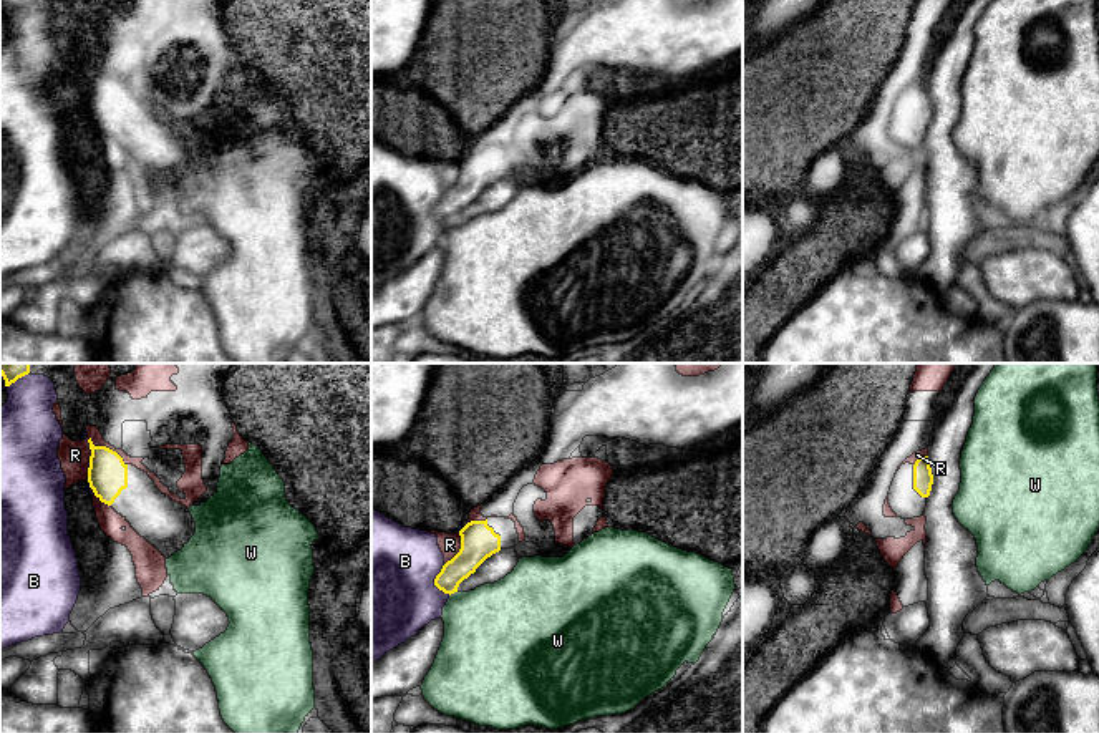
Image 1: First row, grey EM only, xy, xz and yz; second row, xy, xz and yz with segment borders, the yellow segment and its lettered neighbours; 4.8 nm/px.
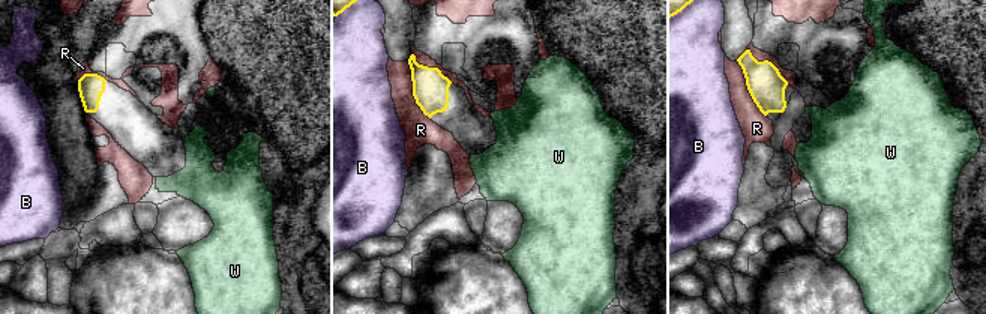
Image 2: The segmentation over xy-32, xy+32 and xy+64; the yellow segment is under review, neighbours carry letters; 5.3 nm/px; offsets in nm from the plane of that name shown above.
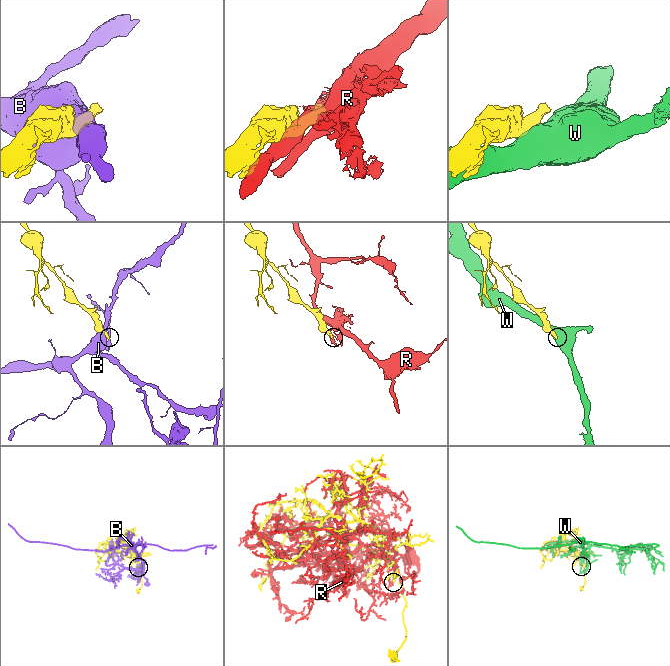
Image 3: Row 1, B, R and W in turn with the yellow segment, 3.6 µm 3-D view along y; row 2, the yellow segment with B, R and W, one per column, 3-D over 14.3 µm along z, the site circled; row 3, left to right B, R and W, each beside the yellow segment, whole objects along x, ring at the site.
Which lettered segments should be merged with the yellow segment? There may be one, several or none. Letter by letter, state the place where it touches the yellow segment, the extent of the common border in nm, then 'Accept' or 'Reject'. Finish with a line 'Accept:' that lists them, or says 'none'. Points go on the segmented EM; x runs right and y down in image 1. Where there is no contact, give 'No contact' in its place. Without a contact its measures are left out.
B: Touches yellow at xz (435, 582). Shared border 160 nm. Reject
R: Touches yellow at xy (108, 448). Shared border 240 nm. Reject
W: Touches yellow at xz (453, 592). Shared border 50 nm. Reject
Accept: none

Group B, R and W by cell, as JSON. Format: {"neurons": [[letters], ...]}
{"neurons": [["B"], ["R"], ["W"]]}

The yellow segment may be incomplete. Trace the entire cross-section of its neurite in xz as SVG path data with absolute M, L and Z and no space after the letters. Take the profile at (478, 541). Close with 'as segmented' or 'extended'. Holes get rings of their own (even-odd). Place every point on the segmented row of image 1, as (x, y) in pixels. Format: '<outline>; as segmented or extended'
M506 517L471 521L461 531L461 549L448 561L434 579L434 585L444 594L458 592L459 584L492 554L512 549L519 544L516 522Z; extended

